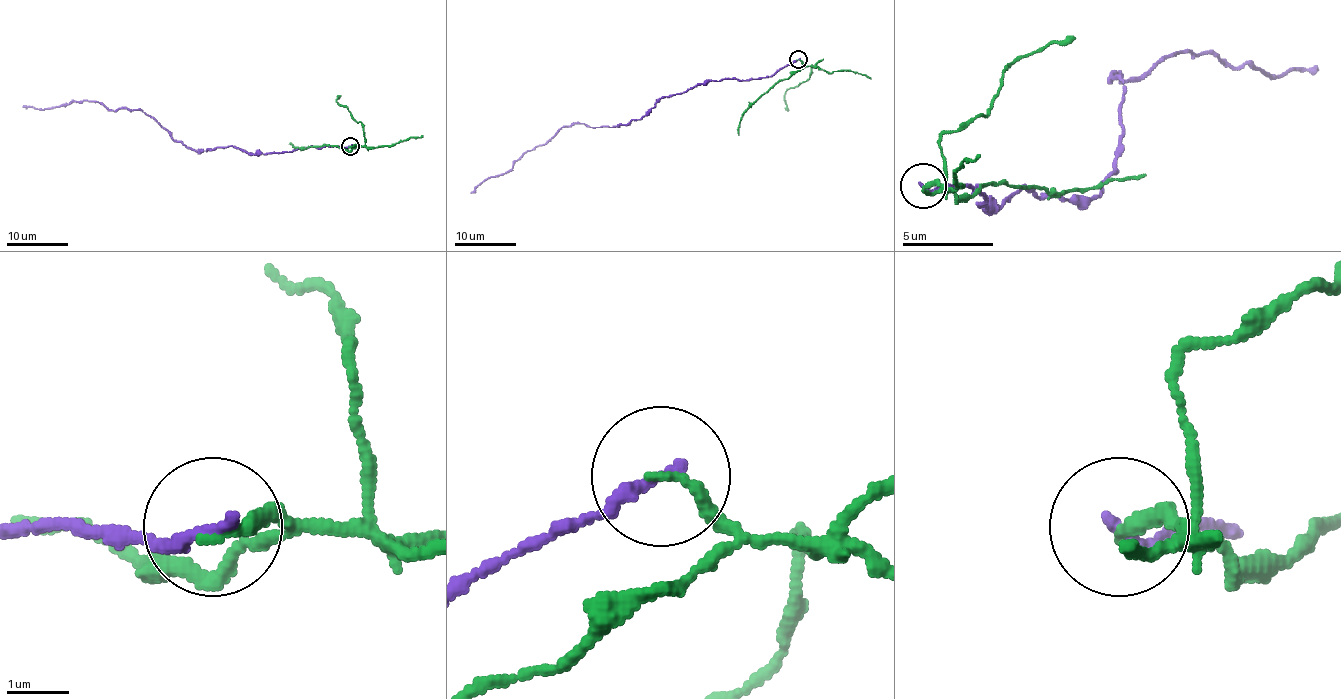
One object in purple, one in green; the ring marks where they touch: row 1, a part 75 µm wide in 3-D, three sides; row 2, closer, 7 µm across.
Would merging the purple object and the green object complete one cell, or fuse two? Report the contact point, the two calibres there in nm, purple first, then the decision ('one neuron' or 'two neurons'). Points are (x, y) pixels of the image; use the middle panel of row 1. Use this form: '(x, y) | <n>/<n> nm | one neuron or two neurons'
(798, 59) | 240/240 nm | two neurons

